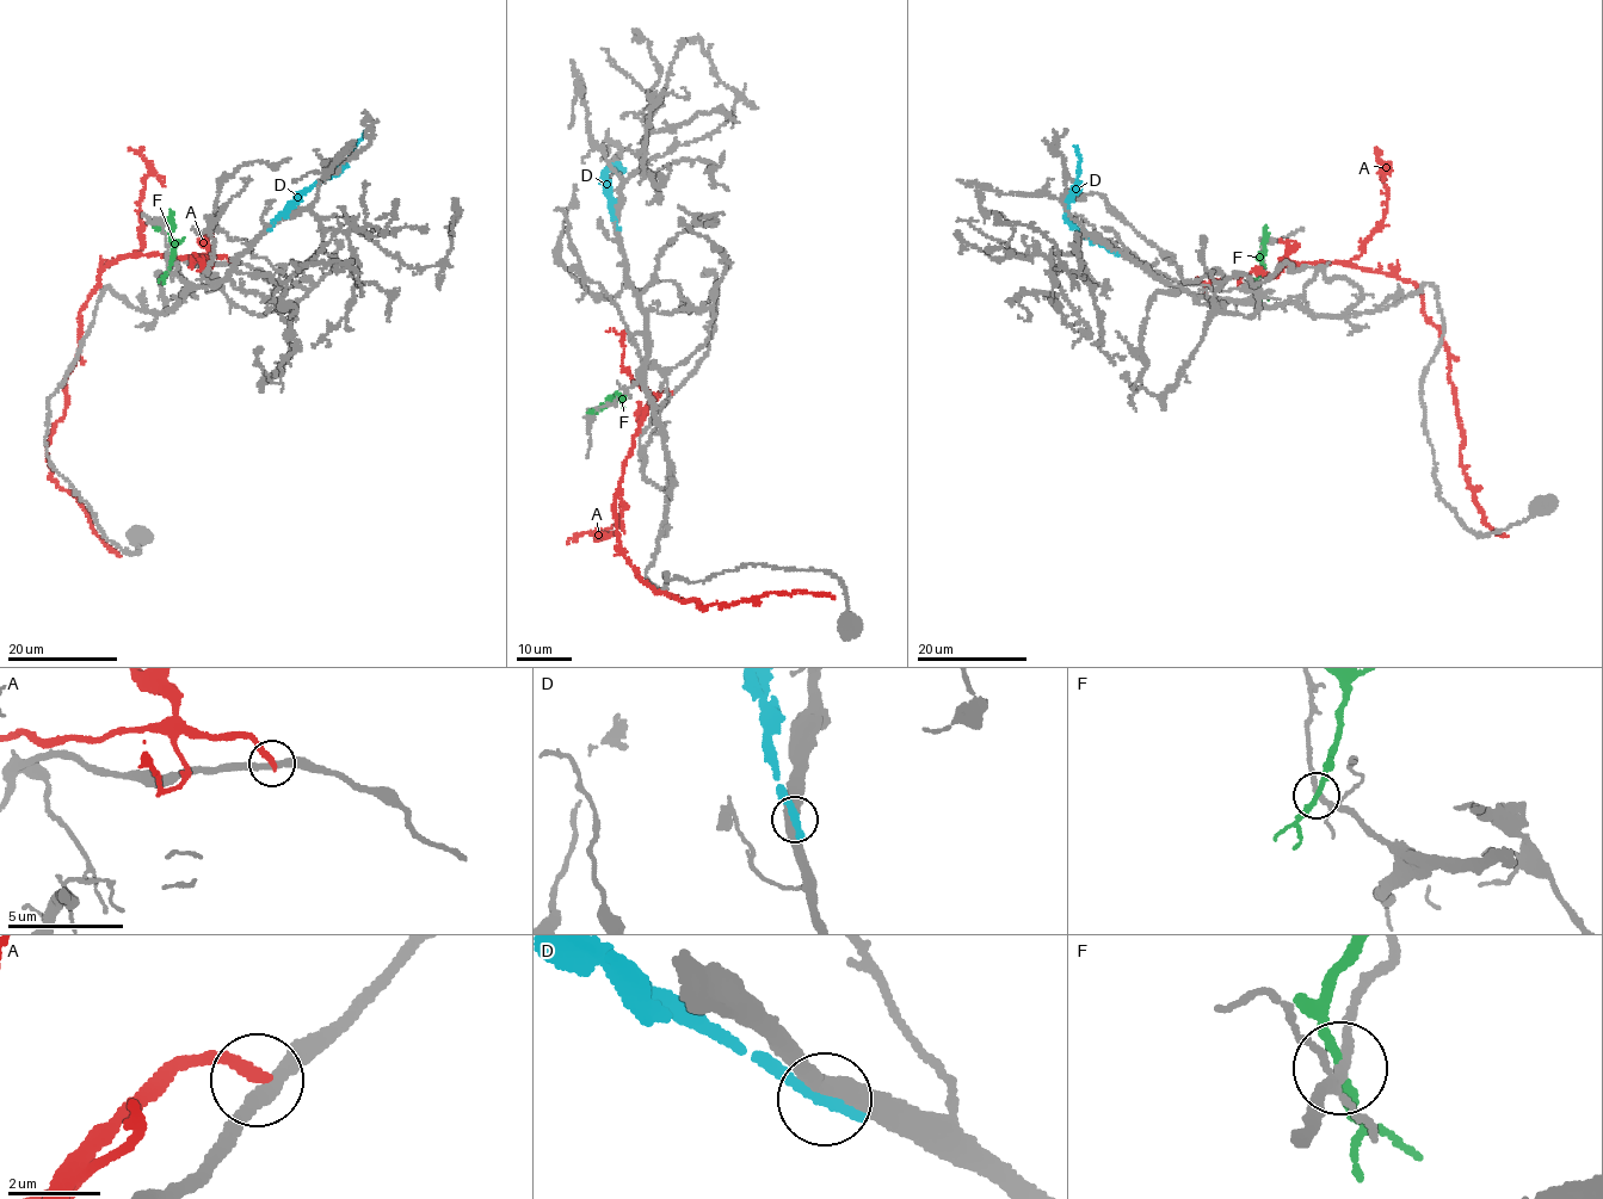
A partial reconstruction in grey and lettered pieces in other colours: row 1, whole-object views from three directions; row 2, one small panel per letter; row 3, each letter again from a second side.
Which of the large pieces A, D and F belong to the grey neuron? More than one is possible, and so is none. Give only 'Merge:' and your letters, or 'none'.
Merge: none

